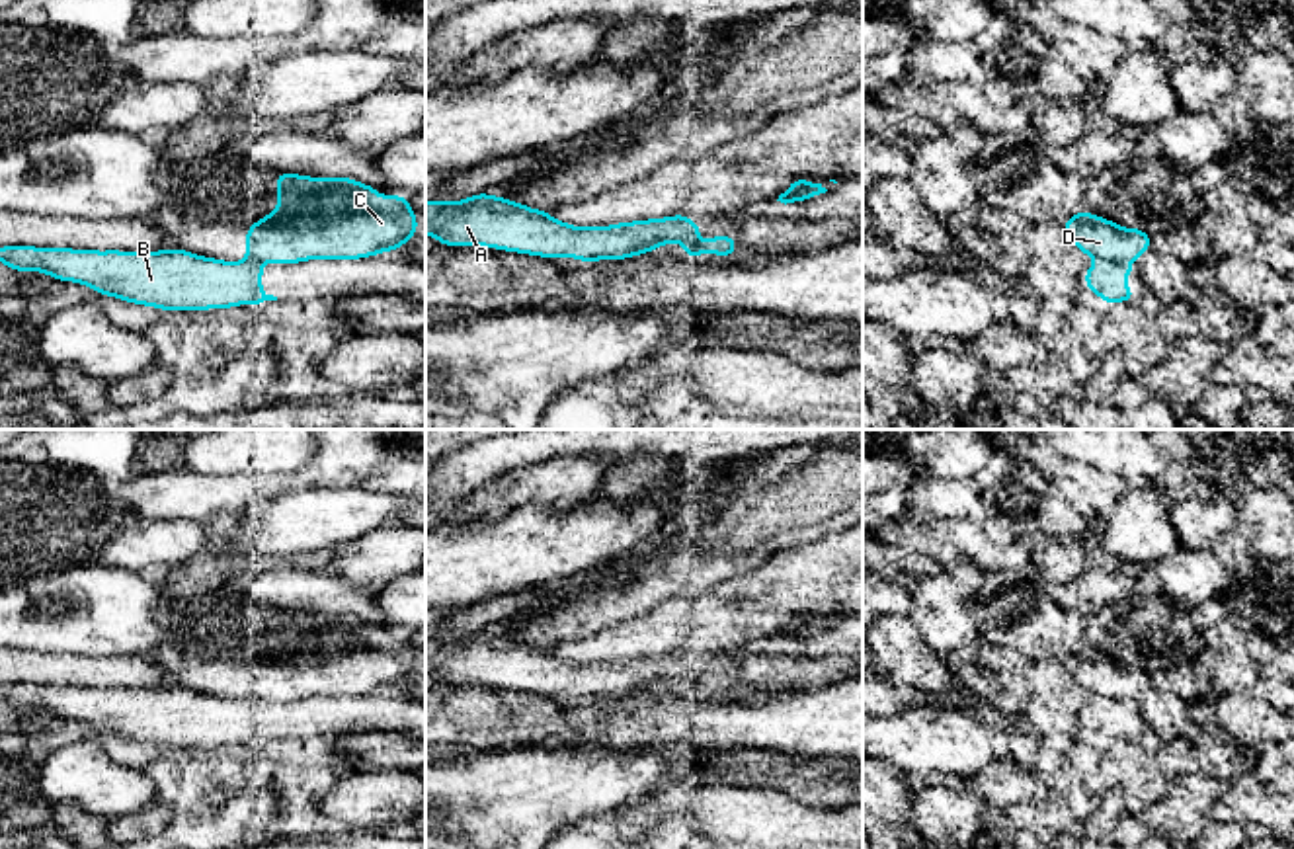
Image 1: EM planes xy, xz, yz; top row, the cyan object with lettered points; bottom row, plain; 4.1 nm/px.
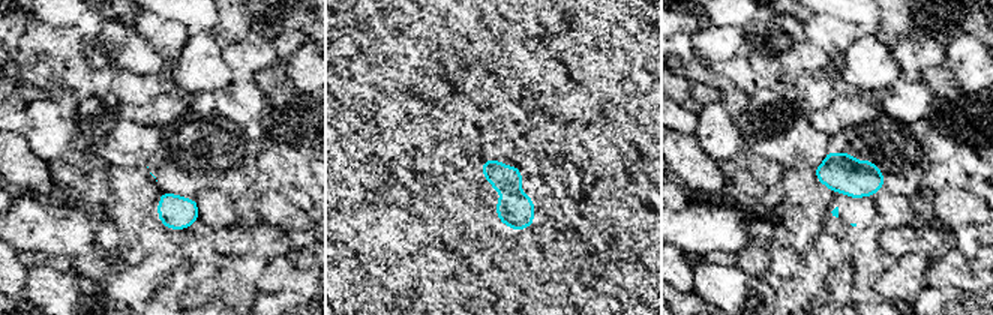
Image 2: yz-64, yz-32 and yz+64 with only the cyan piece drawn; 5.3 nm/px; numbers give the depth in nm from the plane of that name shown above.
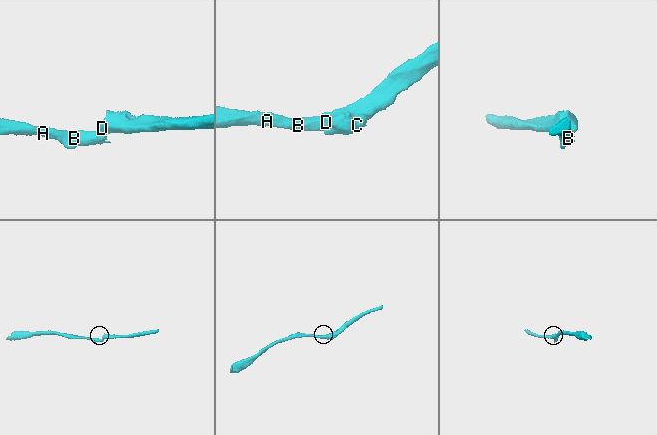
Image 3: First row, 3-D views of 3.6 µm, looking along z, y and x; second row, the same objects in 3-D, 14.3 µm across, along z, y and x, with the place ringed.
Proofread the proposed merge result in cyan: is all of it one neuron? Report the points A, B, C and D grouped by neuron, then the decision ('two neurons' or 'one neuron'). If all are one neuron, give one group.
A B / C D; two neurons

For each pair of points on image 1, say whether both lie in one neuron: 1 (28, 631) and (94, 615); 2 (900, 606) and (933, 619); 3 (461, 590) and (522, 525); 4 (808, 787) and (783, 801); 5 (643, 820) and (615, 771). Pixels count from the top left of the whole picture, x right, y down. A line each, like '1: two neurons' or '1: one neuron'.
1: one neuron
2: two neurons
3: one neuron
4: two neurons
5: two neurons

